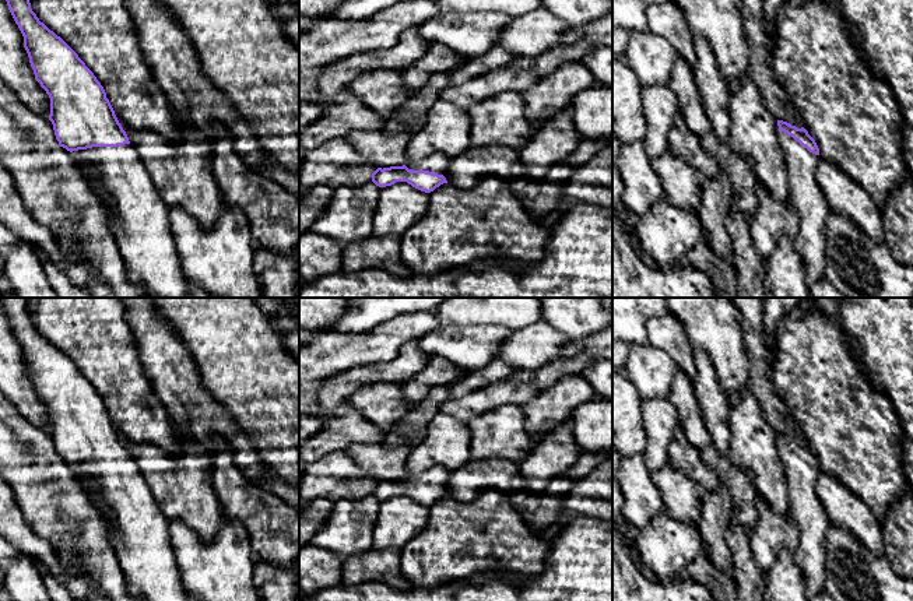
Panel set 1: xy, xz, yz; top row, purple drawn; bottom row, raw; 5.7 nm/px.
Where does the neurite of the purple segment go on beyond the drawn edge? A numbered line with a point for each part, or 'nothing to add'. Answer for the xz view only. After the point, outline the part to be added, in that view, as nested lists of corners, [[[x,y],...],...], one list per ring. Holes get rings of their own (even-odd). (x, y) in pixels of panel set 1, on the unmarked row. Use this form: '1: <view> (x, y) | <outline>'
1: xz (438, 475) | [[[435,465],[428,471],[422,471],[418,475],[407,477],[405,479],[412,484],[429,484],[432,486],[445,489],[450,477],[452,472],[447,468]]]

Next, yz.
1: yz (813, 522) | [[[784,444],[779,451],[786,467],[789,509],[798,528],[796,562],[807,577],[810,600],[825,588],[825,541],[831,526],[817,492],[821,471]]]

